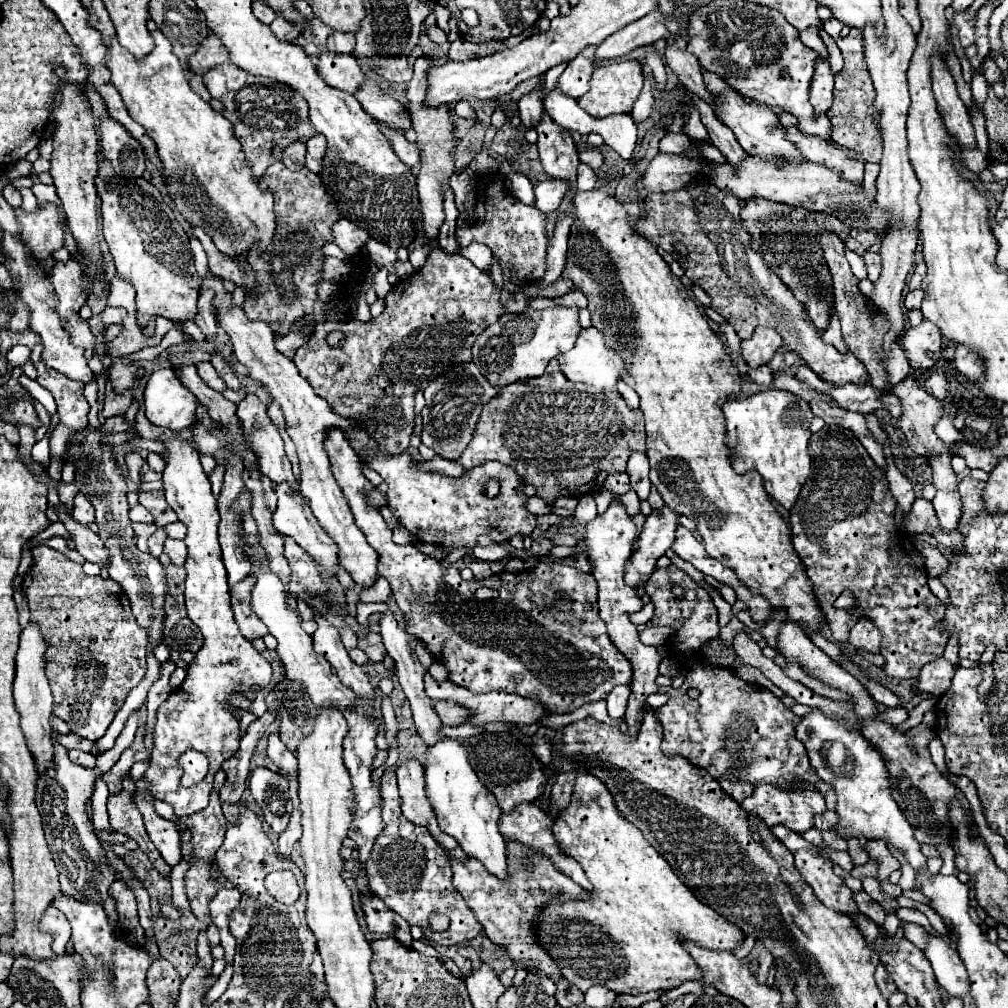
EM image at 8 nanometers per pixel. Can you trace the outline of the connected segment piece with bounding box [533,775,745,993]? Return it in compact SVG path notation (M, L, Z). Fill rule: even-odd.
M579 775L579 777L577 777L575 787L573 787L571 803L569 803L567 809L563 809L563 815L555 819L553 835L555 835L555 839L557 839L557 843L559 843L561 853L573 857L573 859L583 867L585 875L587 875L589 881L593 883L593 891L589 893L589 901L579 901L579 899L565 899L565 901L561 901L557 895L553 895L553 897L539 909L539 913L537 913L535 921L533 921L533 933L535 933L537 943L553 957L553 961L555 961L555 965L559 967L561 975L563 975L571 985L575 985L577 989L587 991L591 985L603 985L603 987L607 987L607 989L611 989L611 991L615 991L615 993L647 993L647 991L659 991L659 989L673 989L673 987L679 987L679 985L685 983L685 981L691 981L691 979L699 979L699 977L701 977L701 973L699 973L699 969L697 969L693 957L691 957L689 953L685 953L685 949L681 947L681 941L679 941L681 937L691 939L691 941L695 941L695 943L701 945L701 947L709 947L709 949L717 949L717 951L733 951L733 949L737 949L737 947L743 943L743 939L745 939L743 933L741 933L735 925L729 925L729 921L725 921L721 915L717 915L717 913L715 913L713 909L709 909L705 903L701 903L701 901L691 893L691 889L681 883L681 879L673 873L673 869L669 867L669 863L667 863L667 861L653 849L653 845L643 837L641 829L635 827L629 819L625 819L625 817L617 811L611 793L609 793L607 787L605 787L599 779L595 779L593 775Z

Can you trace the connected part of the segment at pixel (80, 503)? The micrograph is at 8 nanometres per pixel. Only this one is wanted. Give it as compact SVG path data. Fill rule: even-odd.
M77 495L75 497L75 507L73 507L73 517L77 517L77 521L81 521L83 525L89 525L95 515L93 515L93 505L85 495Z

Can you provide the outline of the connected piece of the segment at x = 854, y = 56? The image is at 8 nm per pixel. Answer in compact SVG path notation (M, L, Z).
M851 29L847 37L839 37L837 45L843 53L843 69L835 73L835 89L833 89L833 105L827 111L827 117L831 121L831 139L837 145L843 145L847 149L857 151L863 161L879 163L881 159L881 133L877 125L873 125L873 117L869 117L869 105L875 97L875 87L863 57L863 35L857 29Z

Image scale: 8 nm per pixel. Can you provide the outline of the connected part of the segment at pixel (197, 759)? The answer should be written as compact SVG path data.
M189 749L189 751L183 753L183 759L179 759L179 767L183 769L181 785L183 787L197 785L207 775L207 757L199 751Z

